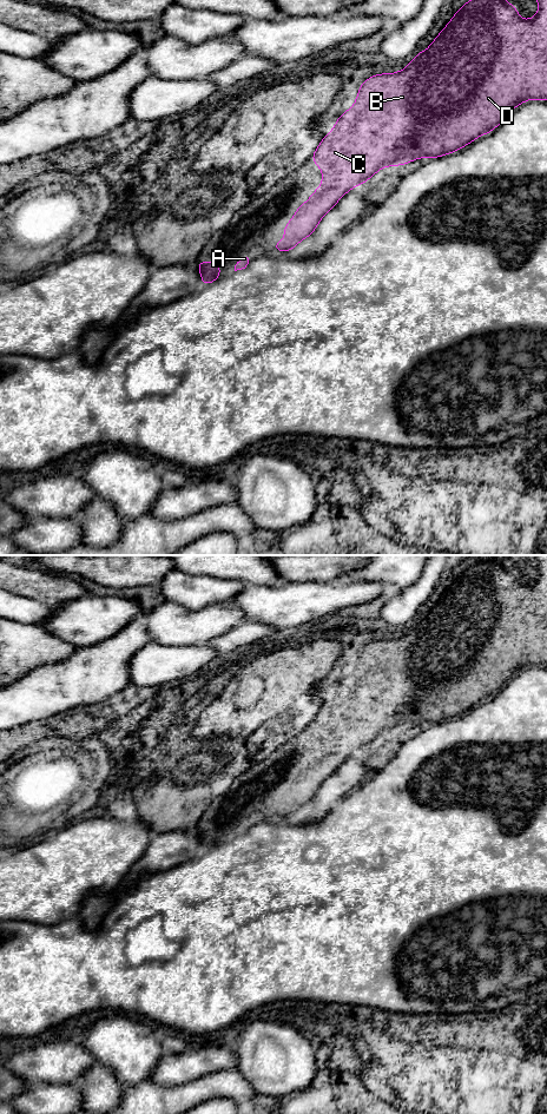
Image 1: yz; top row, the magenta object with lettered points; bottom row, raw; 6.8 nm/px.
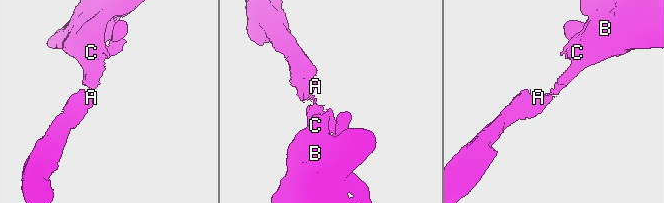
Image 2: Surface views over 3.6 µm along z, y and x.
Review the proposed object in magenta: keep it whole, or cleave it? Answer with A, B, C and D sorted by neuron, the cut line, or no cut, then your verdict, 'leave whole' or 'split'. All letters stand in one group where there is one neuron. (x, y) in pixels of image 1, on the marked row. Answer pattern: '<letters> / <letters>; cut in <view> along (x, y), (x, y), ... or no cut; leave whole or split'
A B C D; no cut; leave whole

